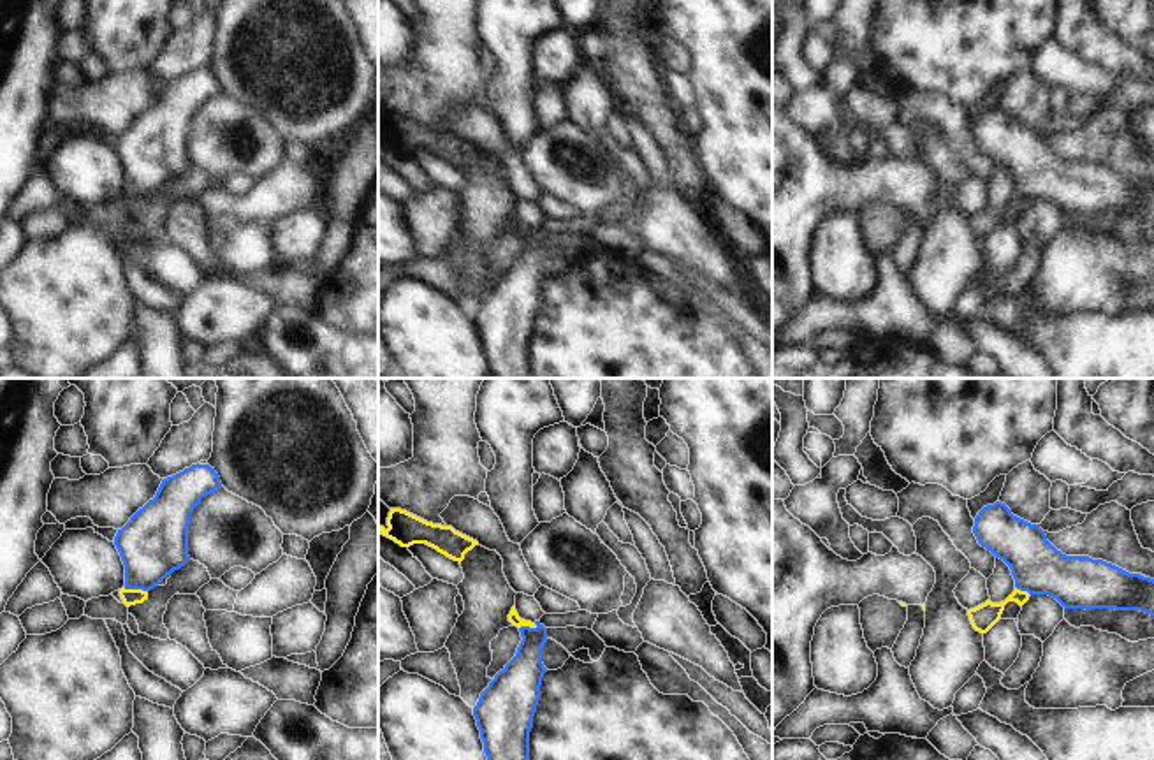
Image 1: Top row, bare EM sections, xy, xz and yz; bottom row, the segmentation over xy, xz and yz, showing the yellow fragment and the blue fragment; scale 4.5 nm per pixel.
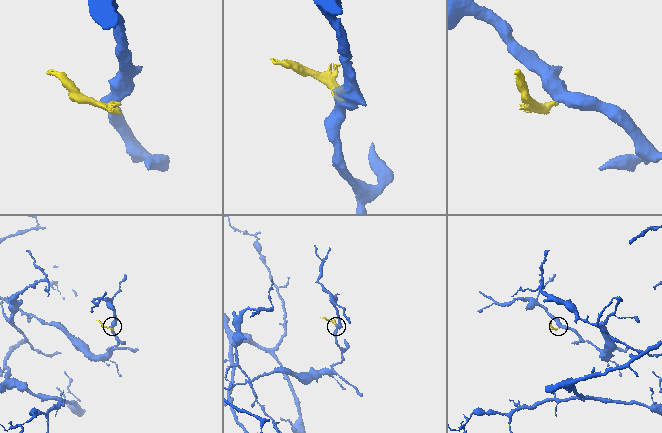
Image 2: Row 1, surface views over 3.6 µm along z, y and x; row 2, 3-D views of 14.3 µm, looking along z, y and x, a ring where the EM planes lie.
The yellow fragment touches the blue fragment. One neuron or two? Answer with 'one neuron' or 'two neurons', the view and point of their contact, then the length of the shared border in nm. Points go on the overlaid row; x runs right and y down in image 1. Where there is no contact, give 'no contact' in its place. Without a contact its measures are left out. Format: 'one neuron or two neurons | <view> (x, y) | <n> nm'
two neurons | xy (136, 590) | 110 nm

